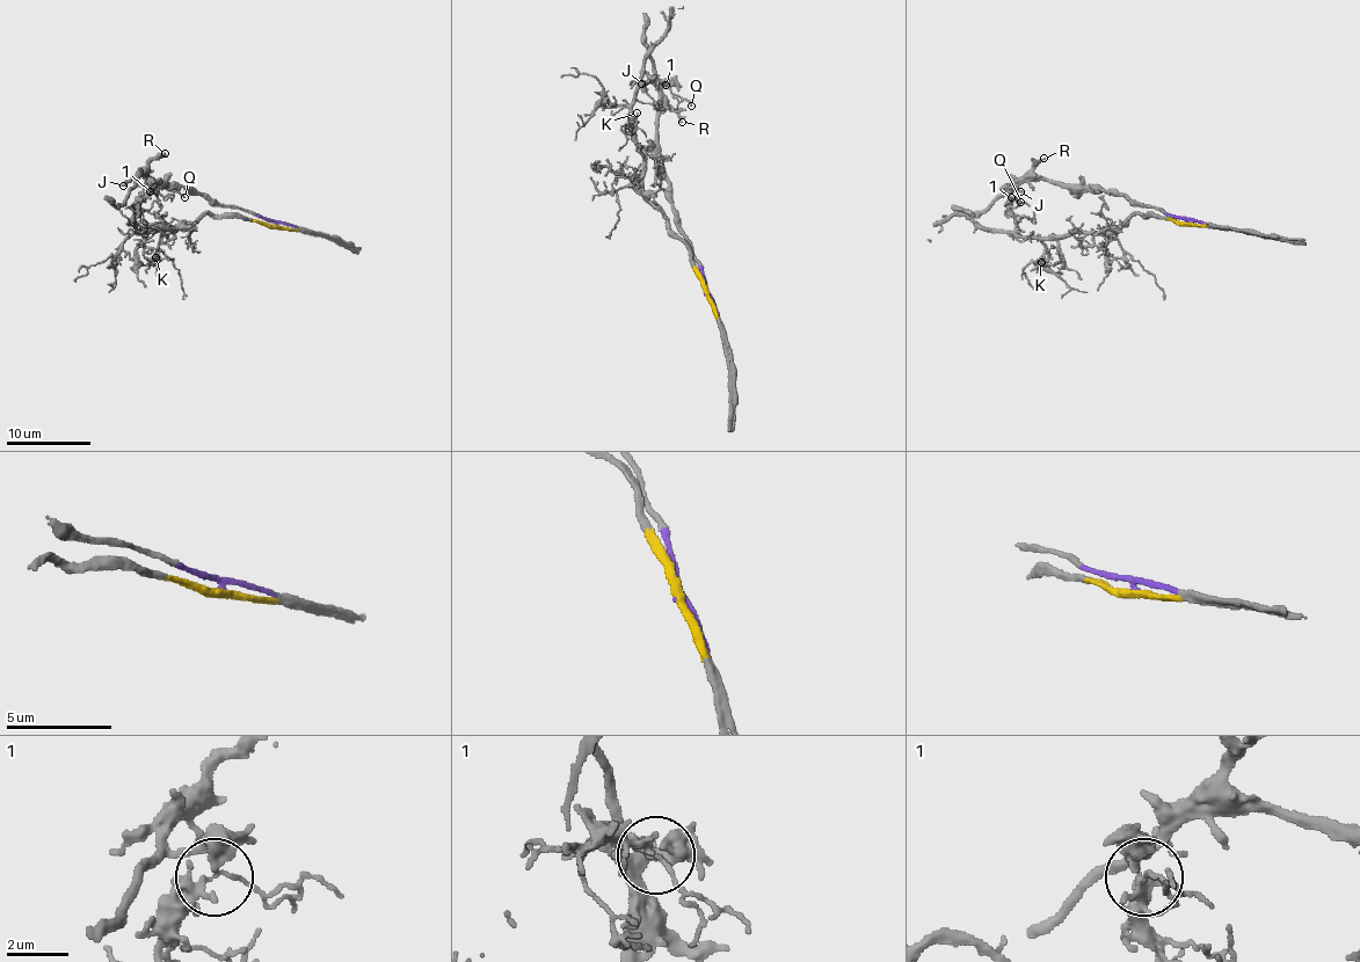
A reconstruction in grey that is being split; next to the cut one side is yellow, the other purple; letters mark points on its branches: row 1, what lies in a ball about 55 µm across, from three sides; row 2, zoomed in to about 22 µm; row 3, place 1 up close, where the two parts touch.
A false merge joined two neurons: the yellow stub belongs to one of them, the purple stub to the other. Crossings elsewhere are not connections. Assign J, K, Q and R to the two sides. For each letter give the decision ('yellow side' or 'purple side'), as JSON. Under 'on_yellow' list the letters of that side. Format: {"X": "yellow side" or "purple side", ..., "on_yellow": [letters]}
{"J": "purple side", "K": "yellow side", "Q": "yellow side", "R": "purple side", "on_yellow": ["K", "Q"]}

